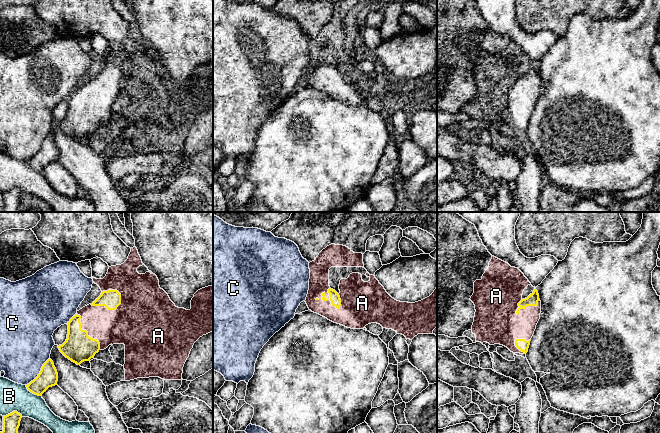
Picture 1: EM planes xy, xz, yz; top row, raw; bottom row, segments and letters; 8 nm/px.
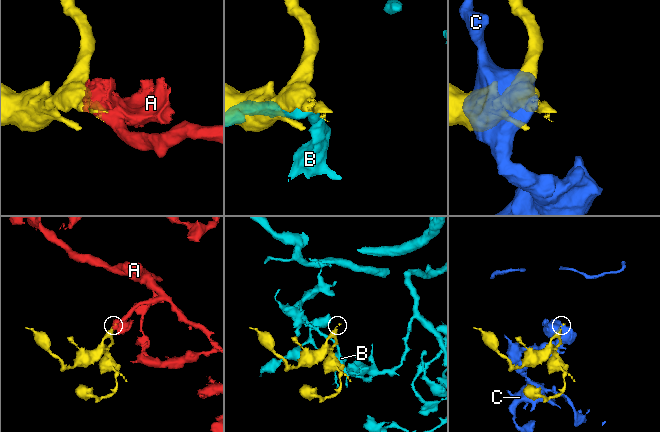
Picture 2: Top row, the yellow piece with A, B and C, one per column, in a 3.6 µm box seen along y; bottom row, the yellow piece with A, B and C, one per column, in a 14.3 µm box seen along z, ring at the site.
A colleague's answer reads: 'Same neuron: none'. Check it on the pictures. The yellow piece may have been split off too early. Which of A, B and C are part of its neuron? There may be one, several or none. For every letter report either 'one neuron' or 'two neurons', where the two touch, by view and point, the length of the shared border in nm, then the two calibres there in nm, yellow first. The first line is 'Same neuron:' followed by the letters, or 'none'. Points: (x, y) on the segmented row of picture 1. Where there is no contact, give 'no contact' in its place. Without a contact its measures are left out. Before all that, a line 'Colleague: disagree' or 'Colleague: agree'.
Colleague: disagree
Same neuron: A
A: one neuron; contact xz (329, 299); length 200 nm; calibres 80 and 320 nm
B: two neurons; contact xy (13, 411); length 160 nm; calibres 140 and 220 nm
C: two neurons; contact xy (40, 372); length 300 nm; calibres 160 and 420 nm

